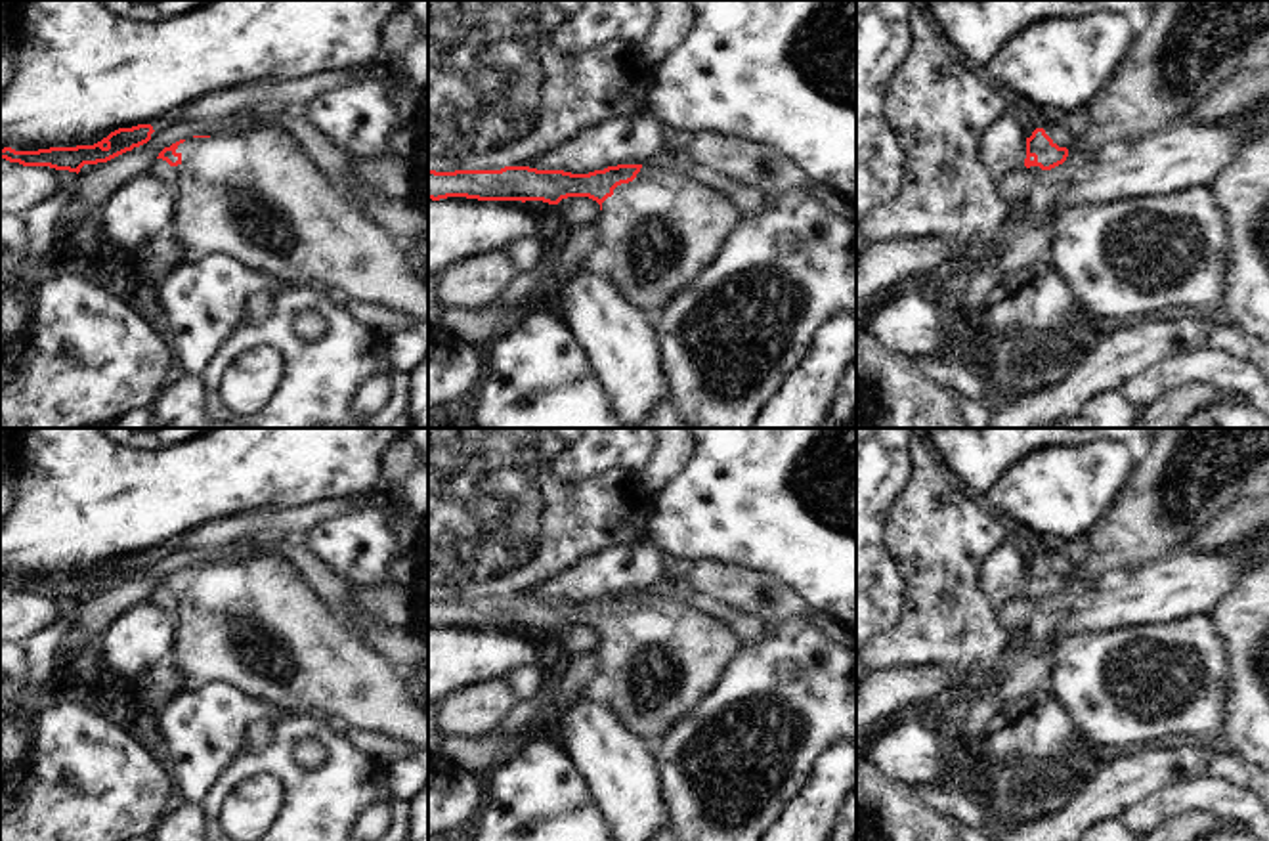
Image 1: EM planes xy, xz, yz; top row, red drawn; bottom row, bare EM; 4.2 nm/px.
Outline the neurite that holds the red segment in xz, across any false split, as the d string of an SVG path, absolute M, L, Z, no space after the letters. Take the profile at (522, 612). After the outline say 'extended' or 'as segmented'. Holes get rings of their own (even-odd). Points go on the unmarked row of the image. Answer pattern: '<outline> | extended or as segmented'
M617 593L589 602L564 598L537 598L529 594L505 594L501 598L428 598L428 627L466 625L478 629L543 629L558 633L568 625L589 625L600 633L596 650L596 675L606 677L612 692L604 707L615 721L638 740L663 738L688 715L707 694L713 692L719 677L740 648L730 629L705 610L703 602L677 602L671 596L644 593Z | extended

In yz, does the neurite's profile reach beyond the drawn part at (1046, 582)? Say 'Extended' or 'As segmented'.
Extended.

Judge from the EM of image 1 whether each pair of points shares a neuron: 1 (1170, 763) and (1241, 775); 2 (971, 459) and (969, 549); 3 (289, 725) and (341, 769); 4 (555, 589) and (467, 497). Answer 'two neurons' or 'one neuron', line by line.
1: one neuron
2: two neurons
3: one neuron
4: two neurons

